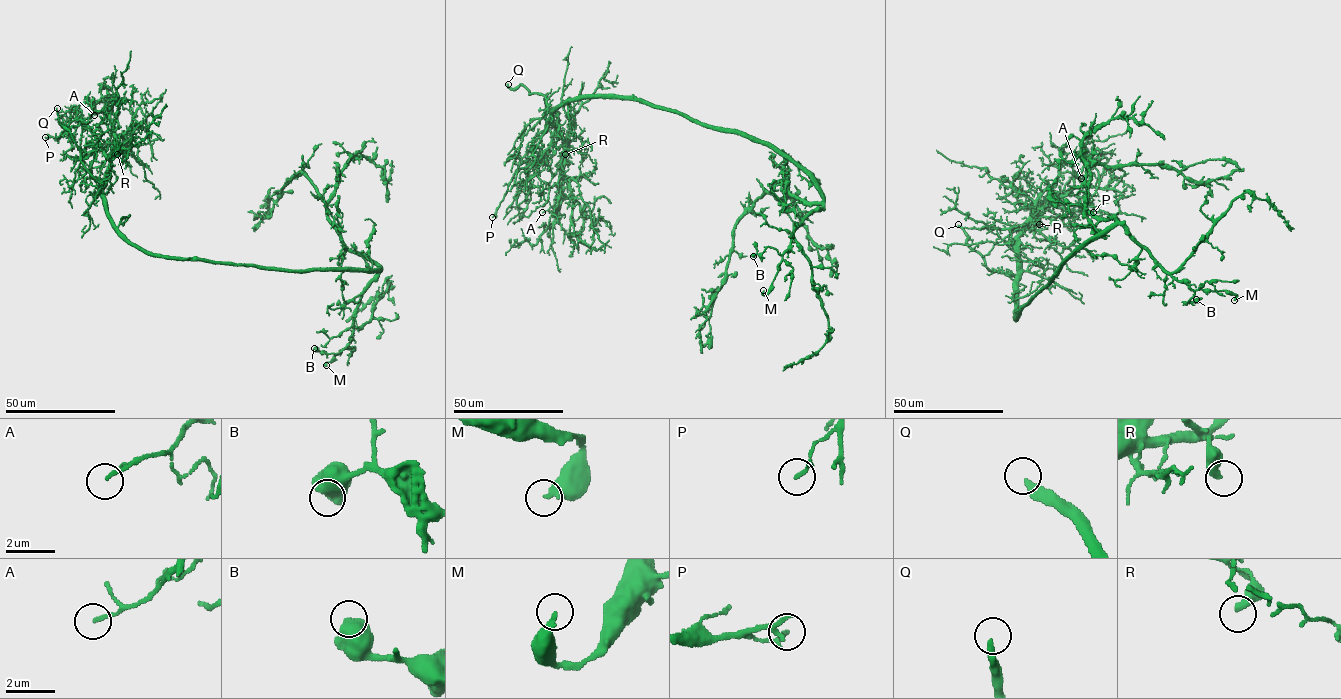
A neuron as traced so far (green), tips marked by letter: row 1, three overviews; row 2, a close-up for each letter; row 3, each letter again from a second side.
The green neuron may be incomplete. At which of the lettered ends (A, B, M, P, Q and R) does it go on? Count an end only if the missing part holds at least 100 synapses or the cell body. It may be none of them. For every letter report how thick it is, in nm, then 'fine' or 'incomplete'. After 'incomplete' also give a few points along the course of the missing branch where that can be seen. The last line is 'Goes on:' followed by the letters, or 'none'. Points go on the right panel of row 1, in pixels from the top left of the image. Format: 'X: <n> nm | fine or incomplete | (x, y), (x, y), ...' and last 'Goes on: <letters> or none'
A: 140 nm | fine
B: 650 nm | fine
M: 400 nm | fine
P: 140 nm | fine
Q: 320 nm | incomplete
R: 400 nm | fine
Goes on: Q

